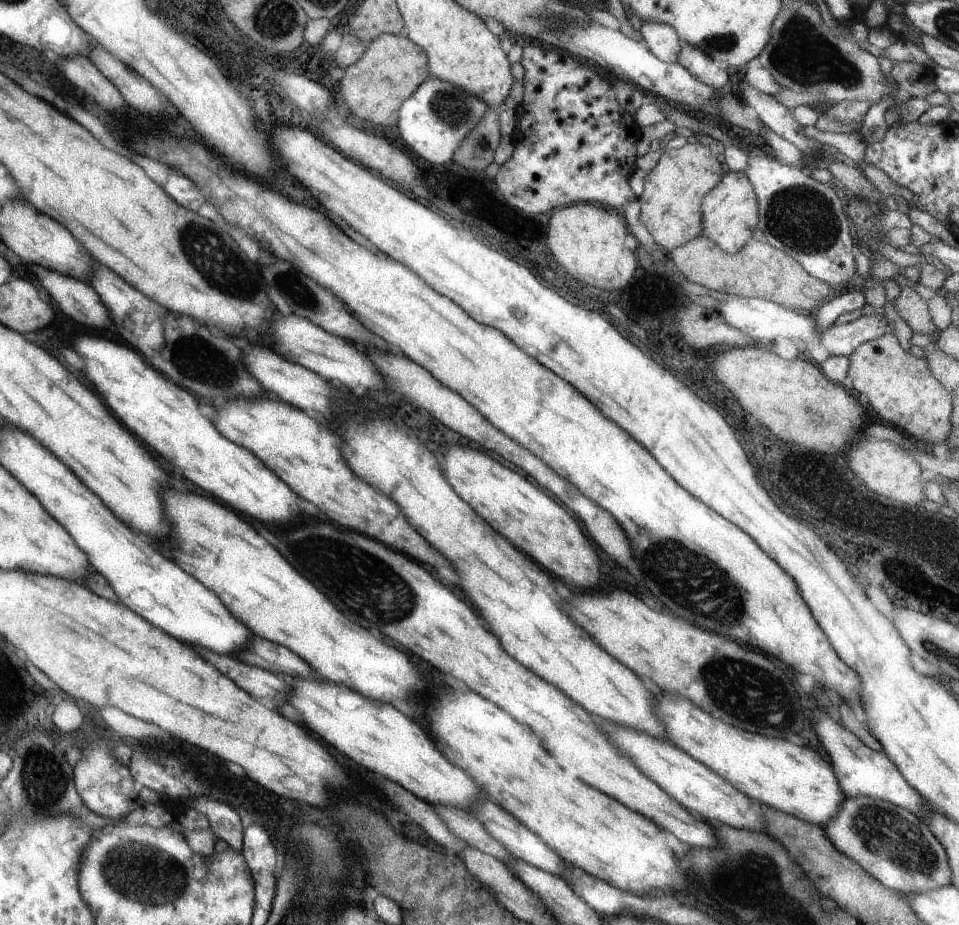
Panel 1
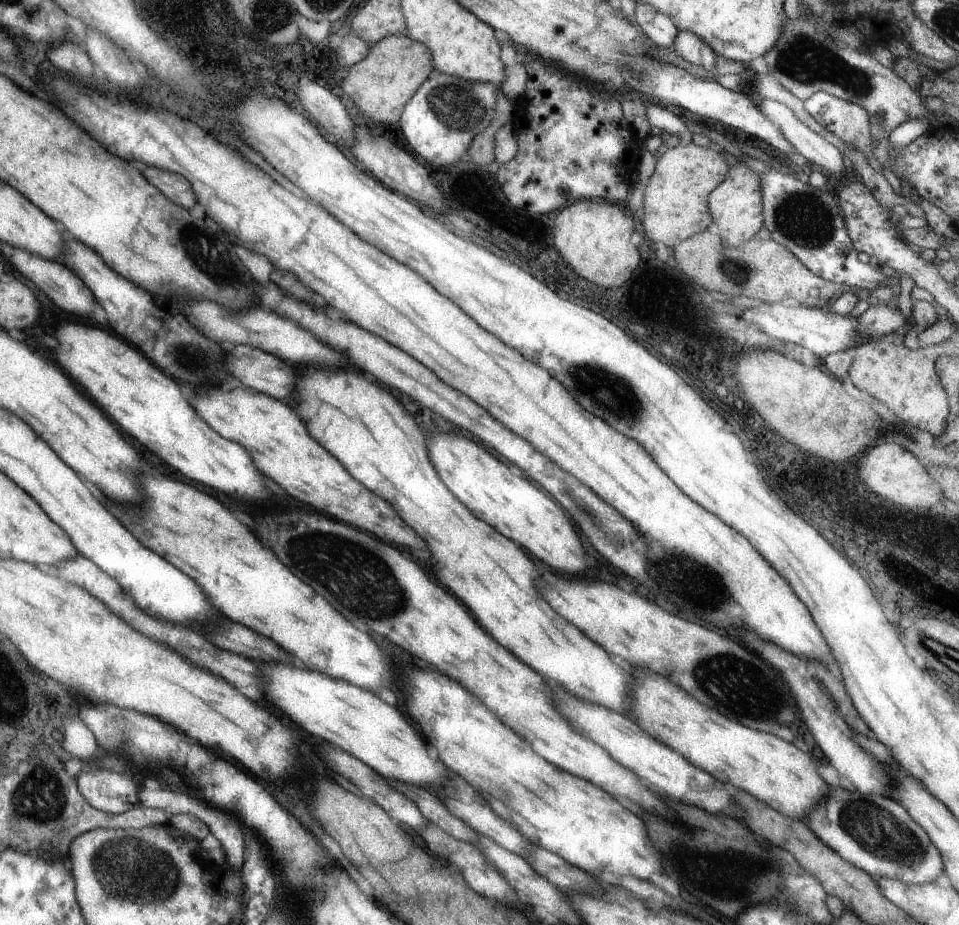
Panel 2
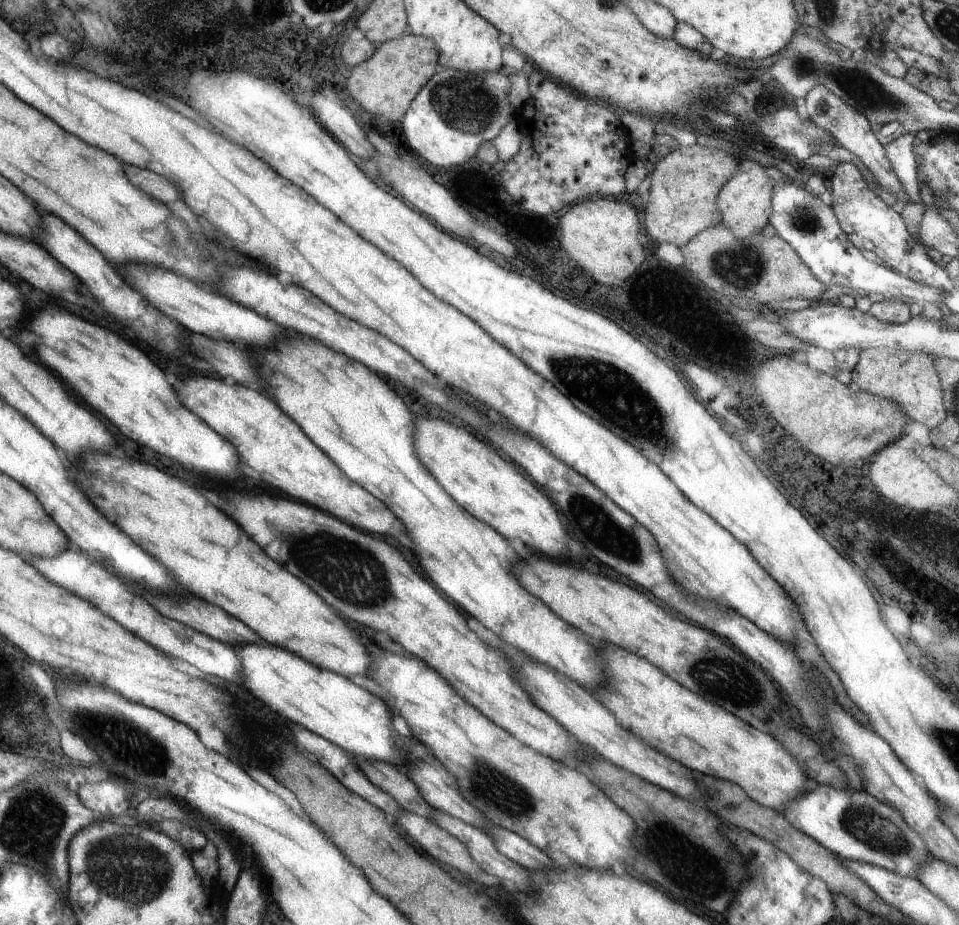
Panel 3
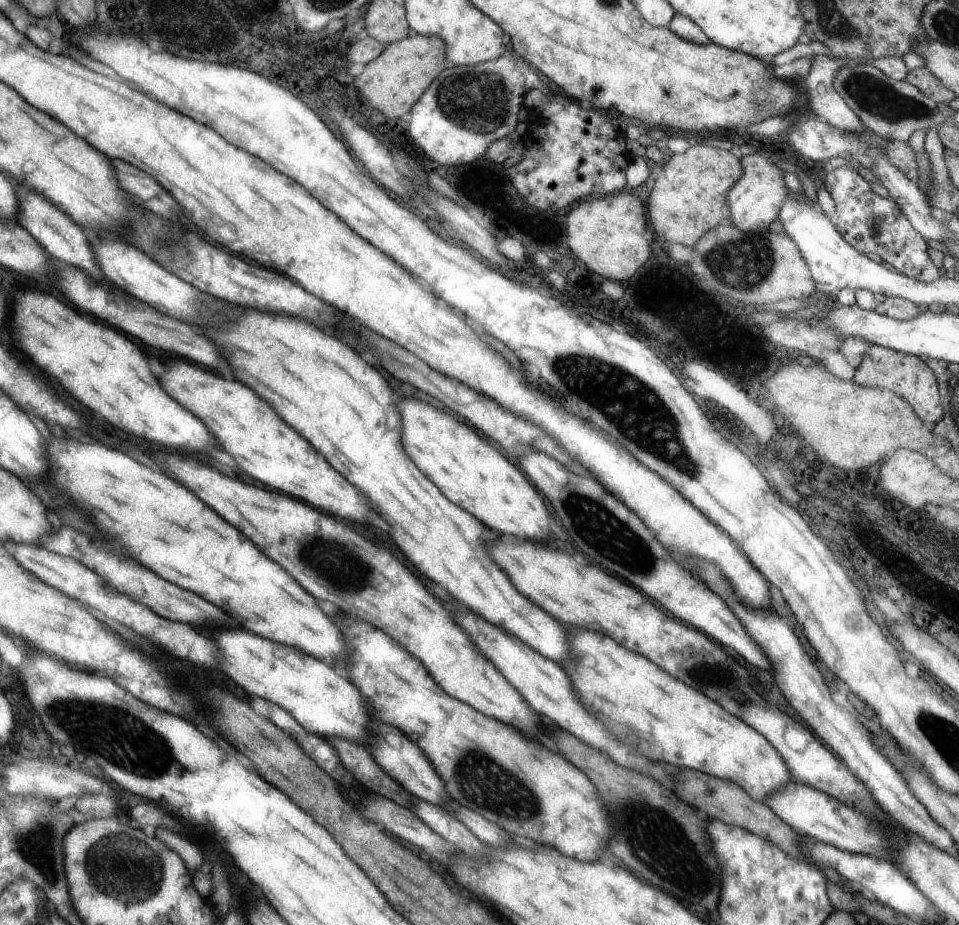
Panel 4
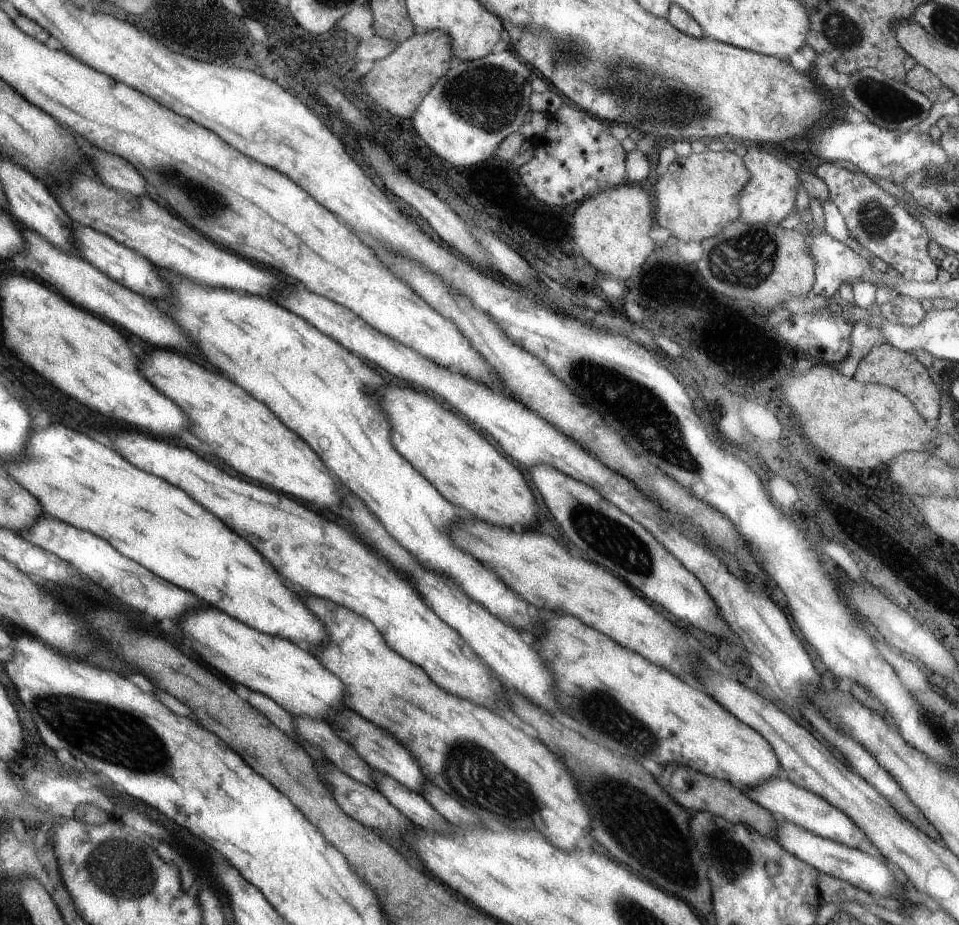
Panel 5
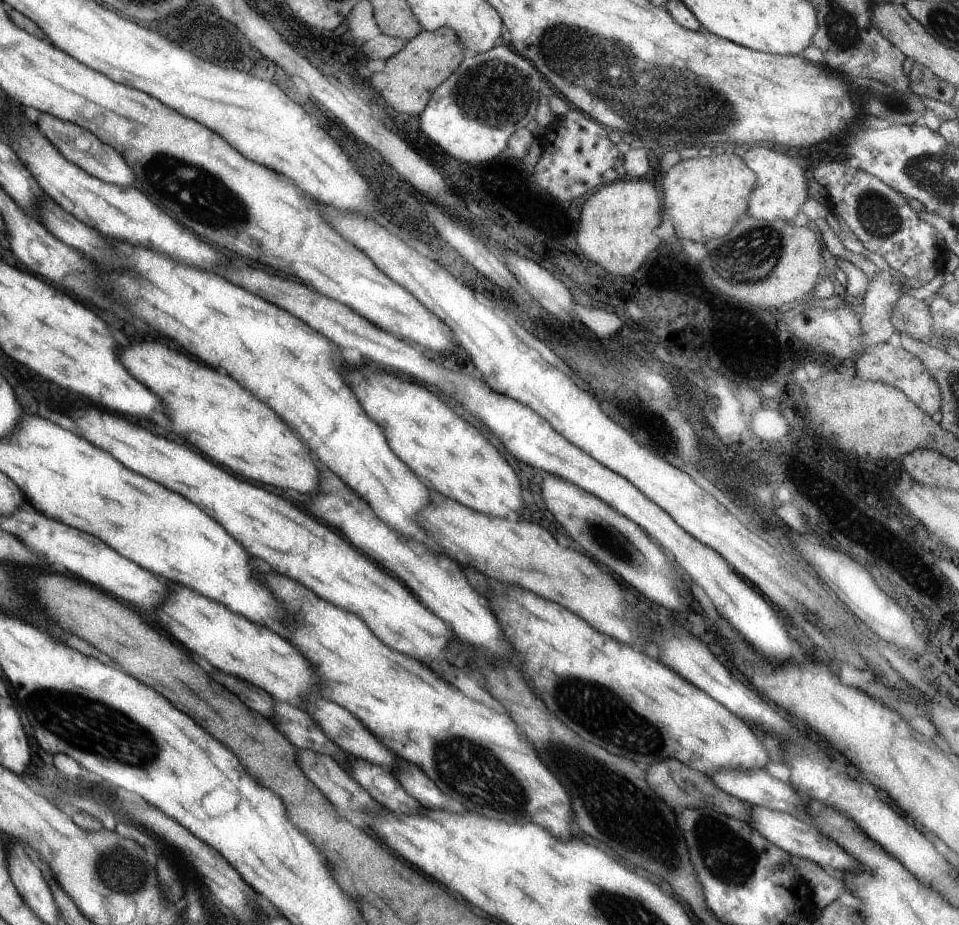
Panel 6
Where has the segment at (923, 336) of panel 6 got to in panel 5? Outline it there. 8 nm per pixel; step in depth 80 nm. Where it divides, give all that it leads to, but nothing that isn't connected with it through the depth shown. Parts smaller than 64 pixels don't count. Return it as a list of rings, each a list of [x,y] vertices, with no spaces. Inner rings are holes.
[[[902,295],[892,296],[891,300],[882,305],[883,318],[899,325],[916,327],[927,313],[924,305],[919,300]]]

